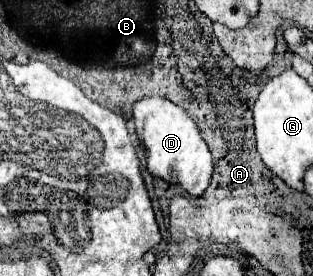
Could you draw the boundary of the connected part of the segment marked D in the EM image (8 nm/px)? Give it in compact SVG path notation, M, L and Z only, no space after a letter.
M143 97L133 105L133 121L137 137L147 155L147 169L165 181L179 183L189 195L203 195L213 175L213 157L201 131L189 113L167 97Z

